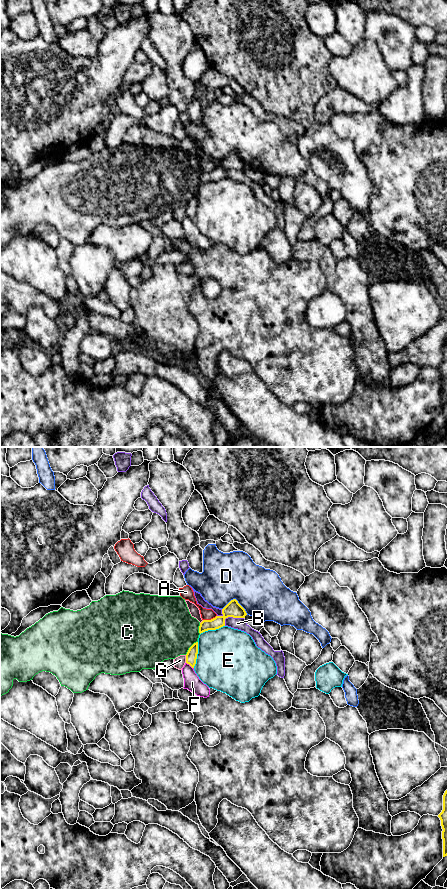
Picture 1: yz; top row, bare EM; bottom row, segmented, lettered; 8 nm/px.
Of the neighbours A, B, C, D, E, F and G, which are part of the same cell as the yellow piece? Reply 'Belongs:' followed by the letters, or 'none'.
Belongs: none

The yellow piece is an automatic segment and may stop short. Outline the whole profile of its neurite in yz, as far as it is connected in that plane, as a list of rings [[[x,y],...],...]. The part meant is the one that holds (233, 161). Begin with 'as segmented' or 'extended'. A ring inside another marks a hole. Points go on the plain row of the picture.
as segmented; [[[236,151],[231,152],[223,161],[222,168],[216,168],[211,172],[203,172],[199,178],[199,185],[208,182],[216,182],[225,178],[225,171],[228,169],[245,170],[247,167],[245,161],[238,155]]]

